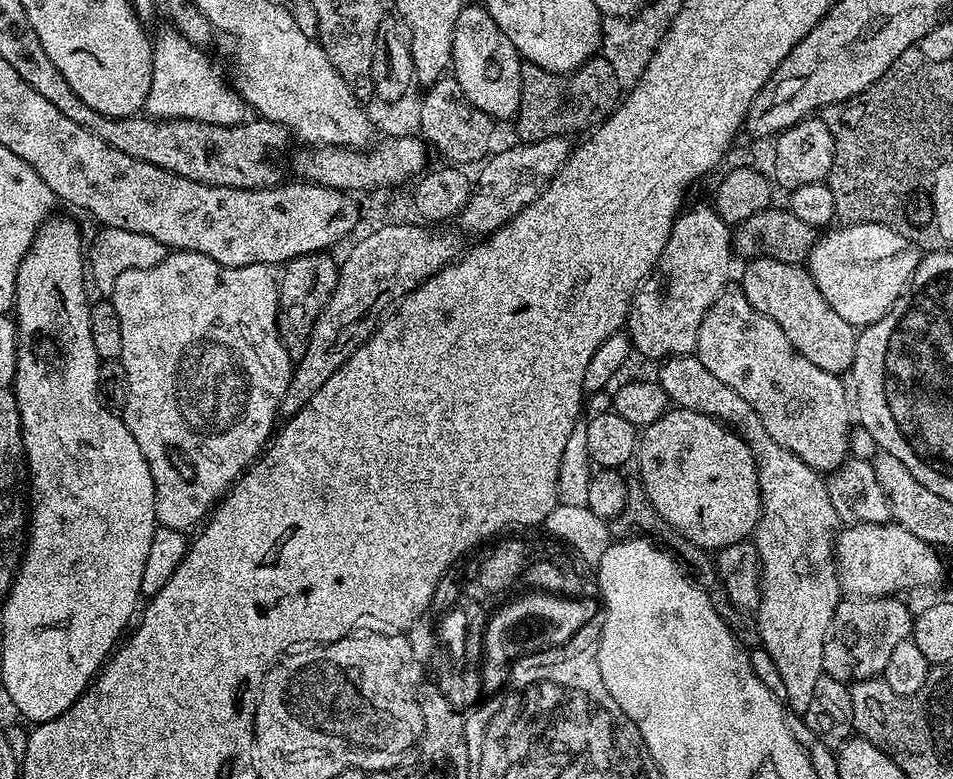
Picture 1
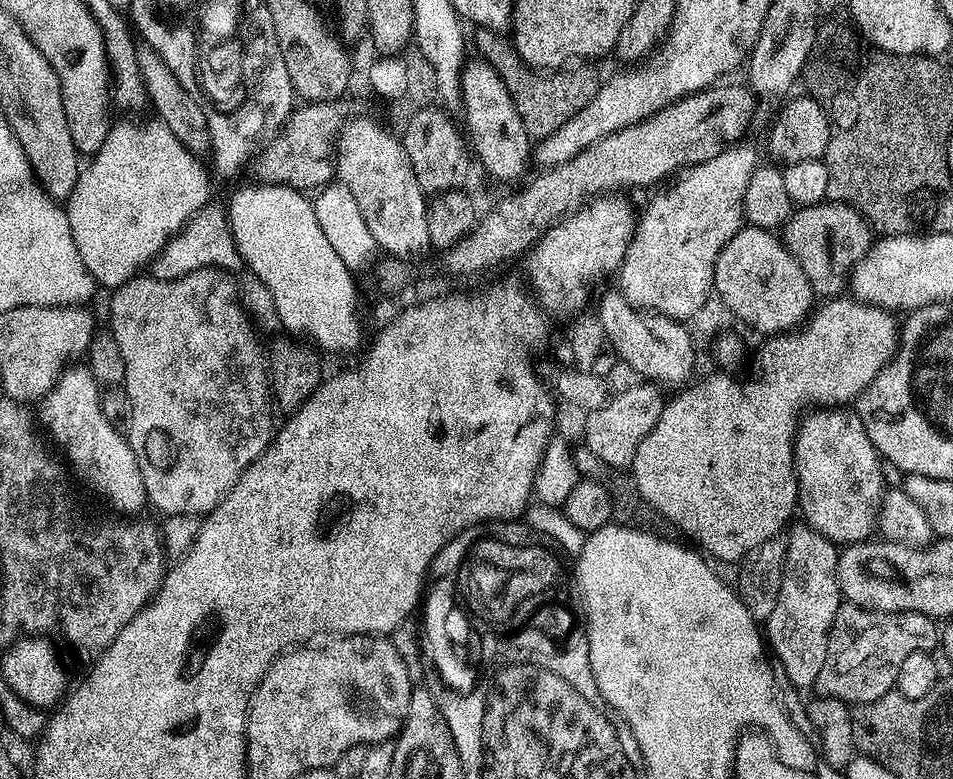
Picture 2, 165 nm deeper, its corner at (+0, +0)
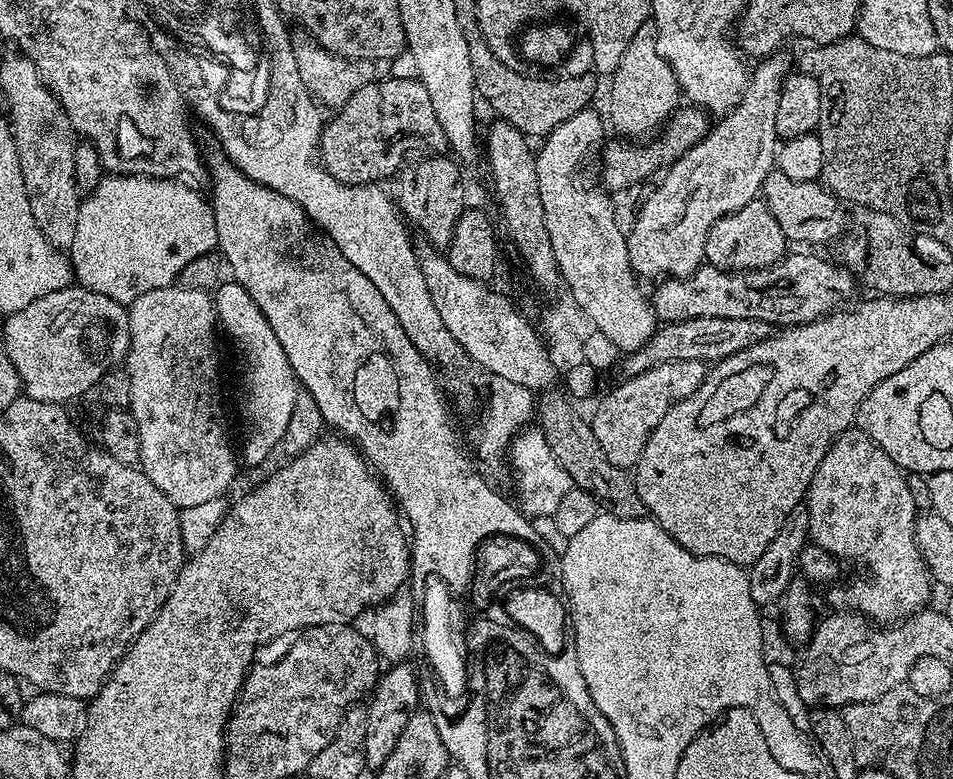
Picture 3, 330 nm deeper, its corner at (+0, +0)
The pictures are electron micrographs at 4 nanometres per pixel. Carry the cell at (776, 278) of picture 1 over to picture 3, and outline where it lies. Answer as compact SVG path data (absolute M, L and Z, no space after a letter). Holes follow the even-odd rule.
M757 198L742 206L742 210L718 218L718 222L710 226L704 258L707 263L727 272L746 272L750 268L769 268L777 264L789 248L790 241L782 234L782 226L778 226L763 199Z

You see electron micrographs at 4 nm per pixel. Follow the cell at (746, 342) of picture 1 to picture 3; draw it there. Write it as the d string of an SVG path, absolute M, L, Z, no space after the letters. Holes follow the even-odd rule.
M849 430L833 442L826 458L818 462L818 470L814 470L806 507L811 543L824 548L837 561L853 560L856 564L868 567L868 573L861 580L854 581L849 588L836 588L829 594L828 600L833 604L833 609L855 612L884 626L913 616L927 605L924 603L932 596L934 581L914 538L918 511L907 485L906 473L865 432Z

